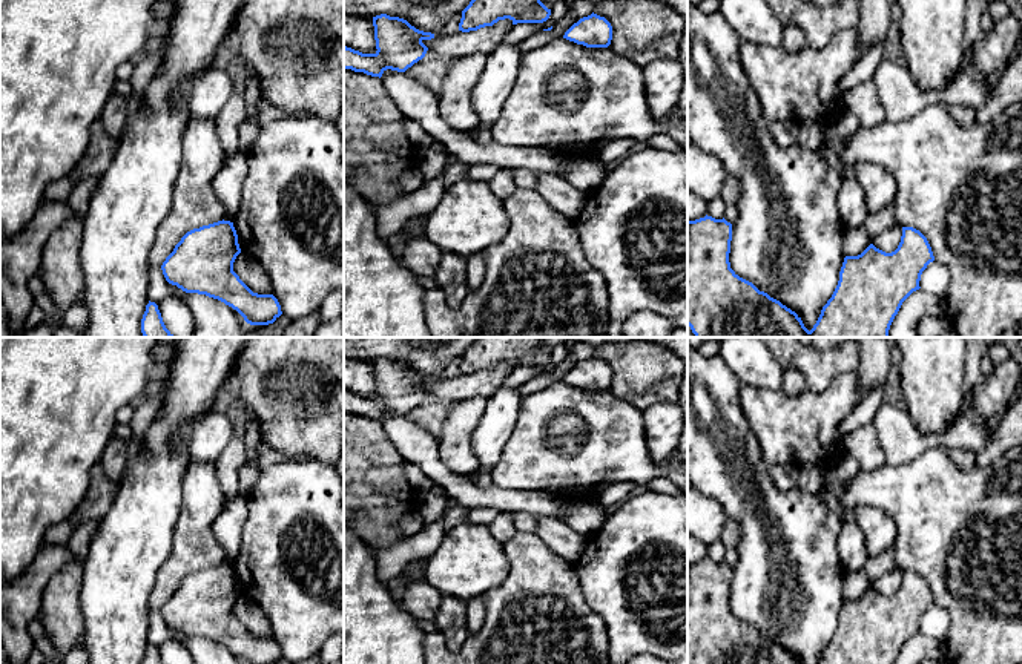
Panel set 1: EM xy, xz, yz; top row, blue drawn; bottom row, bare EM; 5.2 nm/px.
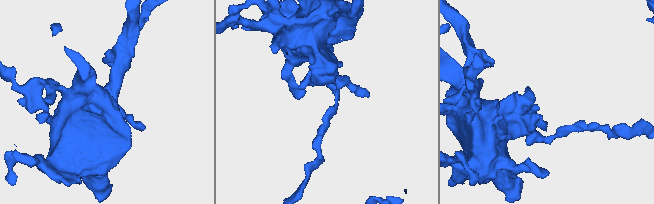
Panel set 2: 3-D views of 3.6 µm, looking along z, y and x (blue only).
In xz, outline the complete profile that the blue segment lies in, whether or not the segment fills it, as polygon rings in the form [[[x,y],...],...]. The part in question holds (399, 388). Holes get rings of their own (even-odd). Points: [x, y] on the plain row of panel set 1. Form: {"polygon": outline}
{"polygon": [[[381,357],[373,360],[376,396],[362,397],[344,390],[344,413],[382,420],[387,413],[405,416],[422,403],[428,391],[424,383],[434,377],[411,370],[407,363]]]}

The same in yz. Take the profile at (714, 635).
{"polygon": [[[712,560],[687,564],[687,664],[801,664],[780,644],[740,621],[729,606],[732,567]]]}

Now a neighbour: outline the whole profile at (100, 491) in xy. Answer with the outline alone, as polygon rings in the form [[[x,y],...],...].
[[[100,463],[91,469],[87,492],[75,512],[61,523],[48,528],[45,543],[66,546],[75,528],[84,521],[98,521],[112,503],[117,485],[106,475]]]

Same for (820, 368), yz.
[[[758,337],[772,351],[783,370],[798,370],[812,393],[824,391],[836,377],[856,371],[859,351],[856,342],[844,342],[835,348],[818,351],[803,345],[798,337]]]

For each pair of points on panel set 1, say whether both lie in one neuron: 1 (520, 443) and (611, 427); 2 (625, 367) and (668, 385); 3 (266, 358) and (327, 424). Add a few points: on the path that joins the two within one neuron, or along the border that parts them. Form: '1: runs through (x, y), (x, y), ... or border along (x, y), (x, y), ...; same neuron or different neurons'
1: runs through (543, 463), (579, 463), (593, 450); same neuron
2: runs through (636, 367), (657, 379); same neuron
3: runs through (258, 384), (258, 393), (289, 424), (301, 424); same neuron

